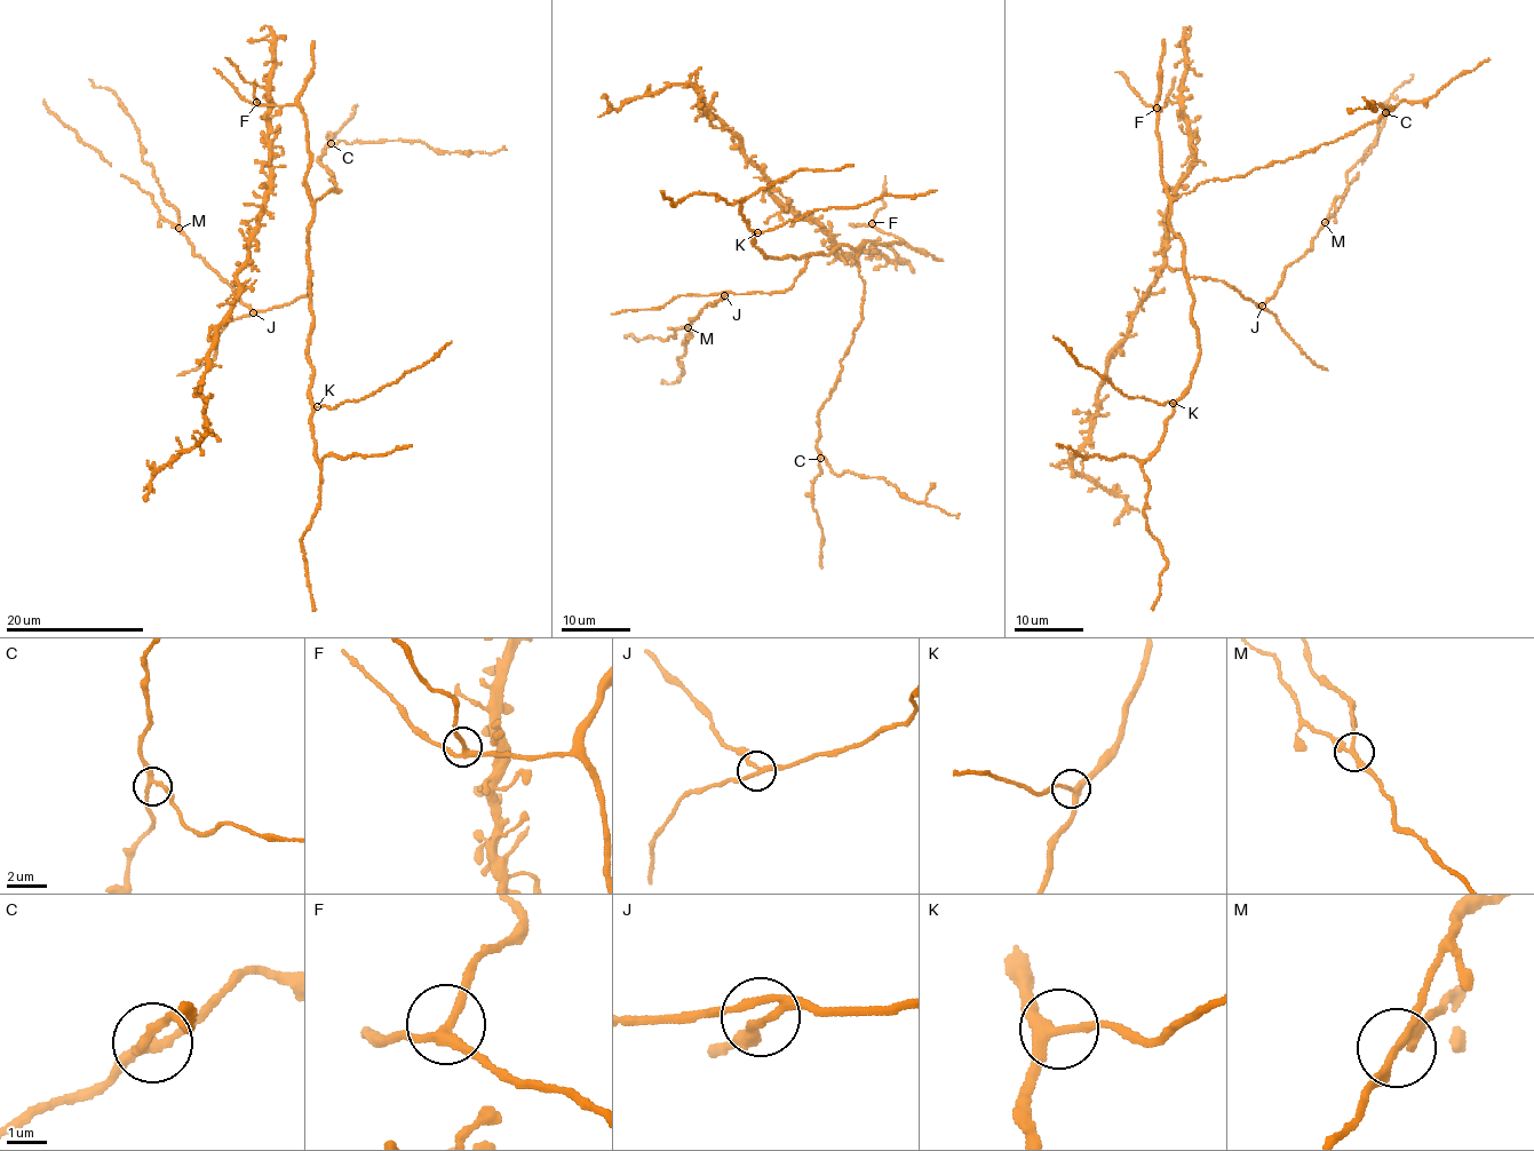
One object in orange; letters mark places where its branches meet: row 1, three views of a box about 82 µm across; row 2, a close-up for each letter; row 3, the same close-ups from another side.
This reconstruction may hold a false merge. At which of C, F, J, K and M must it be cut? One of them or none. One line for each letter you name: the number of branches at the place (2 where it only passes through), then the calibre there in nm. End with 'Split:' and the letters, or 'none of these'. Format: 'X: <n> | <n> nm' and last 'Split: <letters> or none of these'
M: 3 | 180 nm
Split: M

